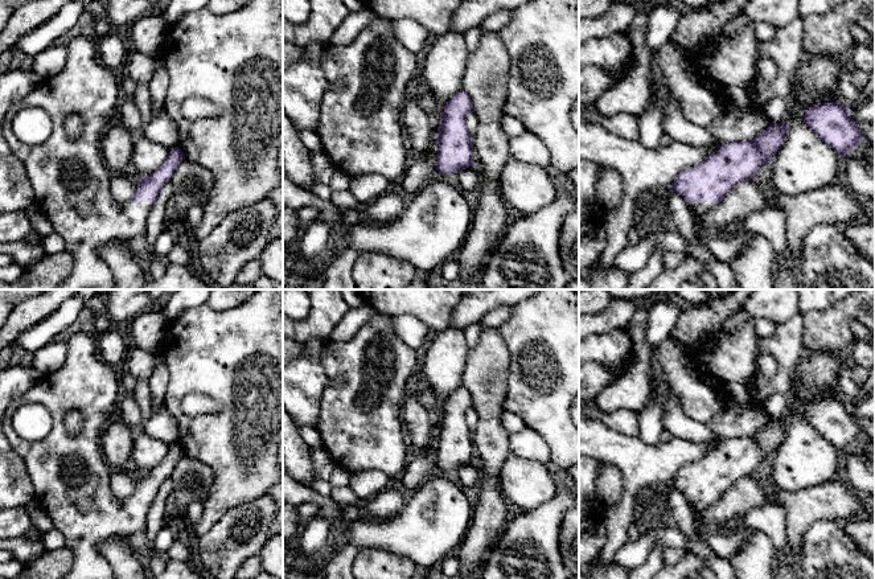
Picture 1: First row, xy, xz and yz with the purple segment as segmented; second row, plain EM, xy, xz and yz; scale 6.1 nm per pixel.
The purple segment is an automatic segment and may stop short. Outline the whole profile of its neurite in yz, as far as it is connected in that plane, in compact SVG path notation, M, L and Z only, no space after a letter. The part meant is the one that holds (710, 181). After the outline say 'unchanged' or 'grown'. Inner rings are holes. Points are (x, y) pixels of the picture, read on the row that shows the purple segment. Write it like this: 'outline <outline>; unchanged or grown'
outline M786 120L779 124L771 123L769 127L752 141L742 140L735 143L722 143L719 151L712 152L701 164L682 171L669 192L674 192L683 197L690 213L695 221L701 219L703 214L714 209L731 189L751 180L761 165L779 152L784 145L788 134Z; grown

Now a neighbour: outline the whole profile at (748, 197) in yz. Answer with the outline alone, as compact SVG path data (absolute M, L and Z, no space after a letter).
M753 178L730 190L722 202L701 217L706 234L724 234L749 214L768 209L767 188Z

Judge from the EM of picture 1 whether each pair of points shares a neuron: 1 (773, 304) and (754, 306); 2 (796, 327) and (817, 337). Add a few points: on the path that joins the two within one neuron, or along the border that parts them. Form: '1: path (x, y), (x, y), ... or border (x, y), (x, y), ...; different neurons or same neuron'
1: path (768, 304), (759, 304); same neuron
2: border (804, 315), (802, 350); different neurons

